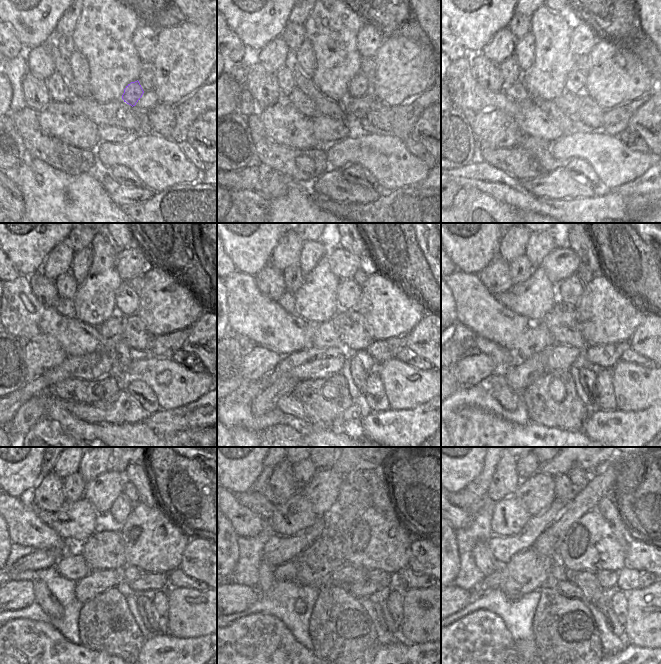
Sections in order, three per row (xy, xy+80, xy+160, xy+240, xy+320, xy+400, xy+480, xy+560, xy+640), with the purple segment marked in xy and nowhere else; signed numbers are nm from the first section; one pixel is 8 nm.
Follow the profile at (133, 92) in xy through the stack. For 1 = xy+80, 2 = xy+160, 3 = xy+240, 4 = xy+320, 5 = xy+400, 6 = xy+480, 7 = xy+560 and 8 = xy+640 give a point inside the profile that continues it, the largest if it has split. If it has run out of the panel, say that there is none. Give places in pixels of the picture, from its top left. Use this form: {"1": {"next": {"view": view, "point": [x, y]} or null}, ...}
{"1": {"next": {"view": "xy+80", "point": [358, 86]}}, "2": {"next": {"view": "xy+160", "point": [575, 83]}}, "3": {"next": {"view": "xy+240", "point": [126, 299]}}, "4": {"next": {"view": "xy+320", "point": [348, 293]}}, "5": {"next": {"view": "xy+400", "point": [570, 290]}}, "6": {"next": {"view": "xy+480", "point": [122, 506]}}, "7": {"next": {"view": "xy+560", "point": [347, 494]}}, "8": {"next": {"view": "xy+640", "point": [564, 489]}}}

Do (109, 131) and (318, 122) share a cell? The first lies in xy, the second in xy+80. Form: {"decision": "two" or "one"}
{"decision": "one"}

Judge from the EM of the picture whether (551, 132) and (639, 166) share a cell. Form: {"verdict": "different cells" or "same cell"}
{"verdict": "different cells"}

